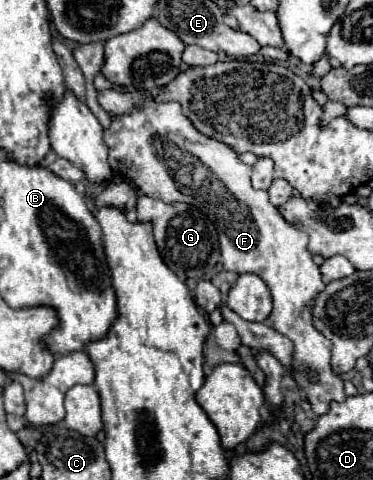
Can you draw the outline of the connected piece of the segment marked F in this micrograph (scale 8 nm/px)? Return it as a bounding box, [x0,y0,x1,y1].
[105,102,345,416]

